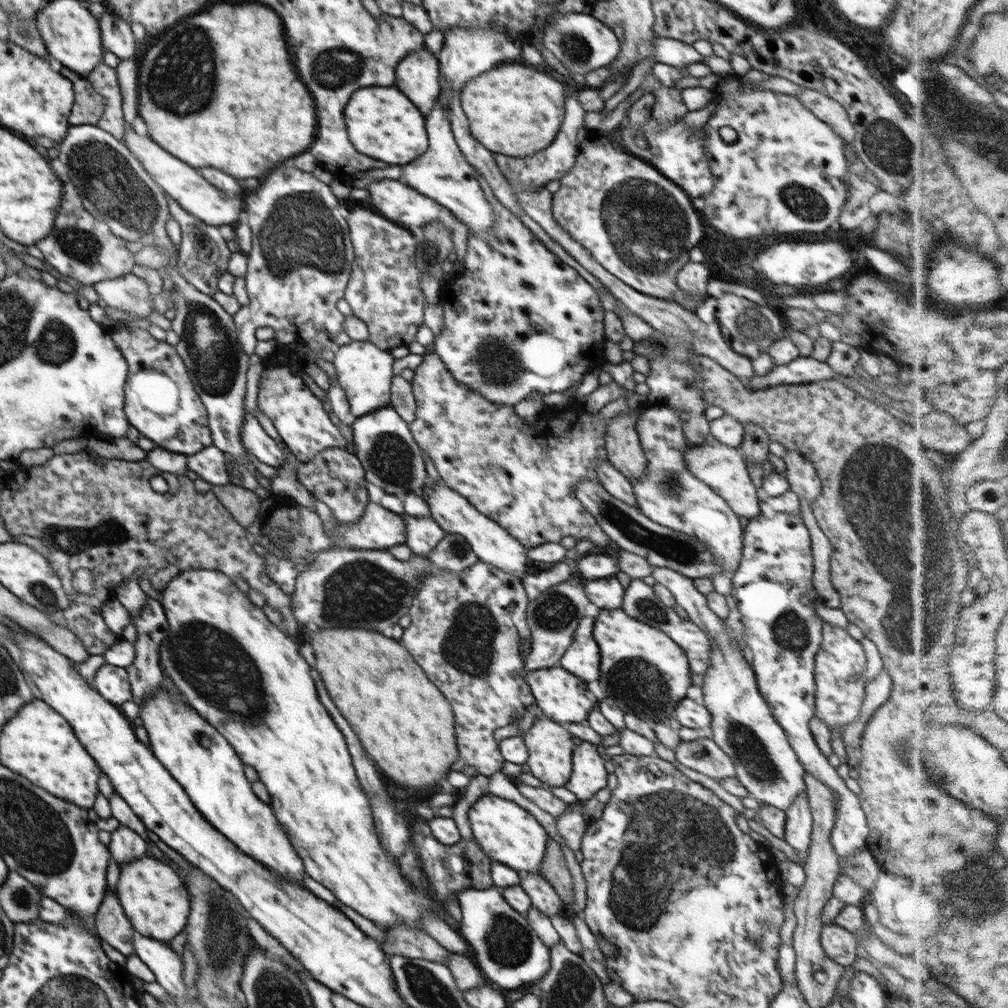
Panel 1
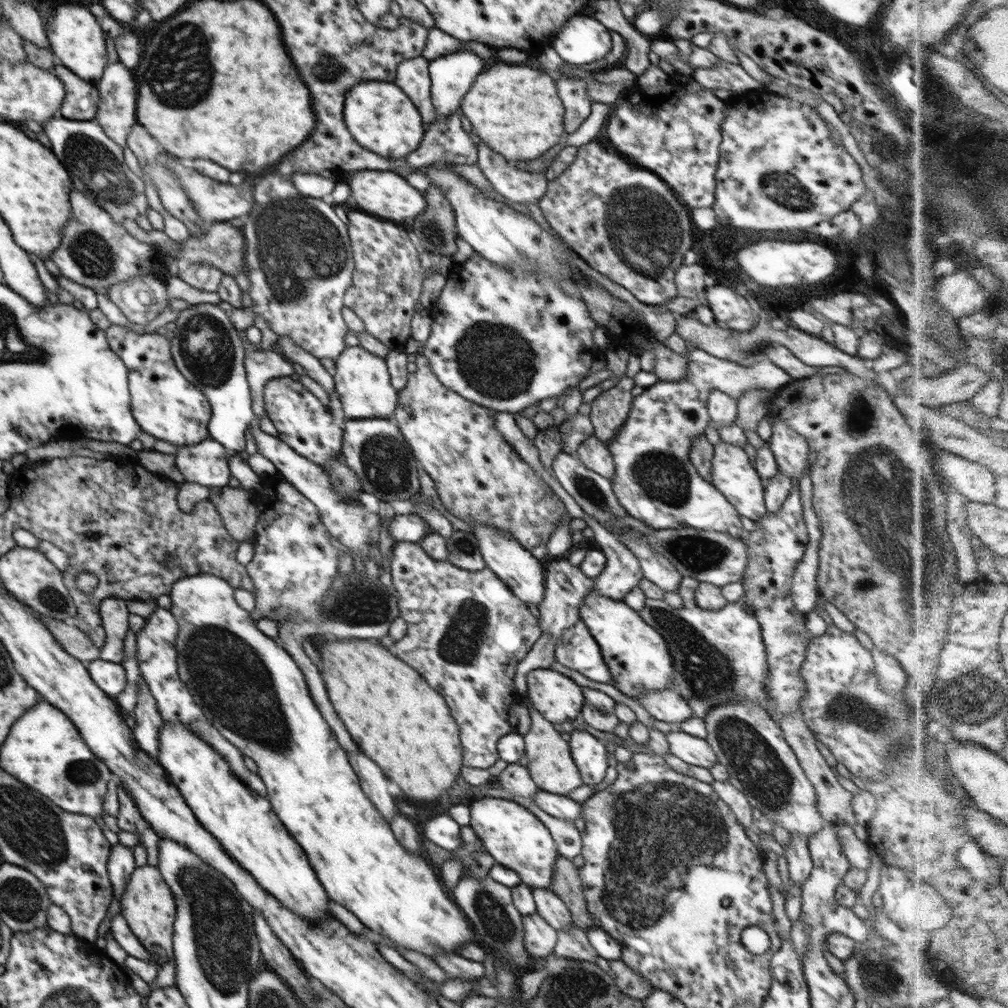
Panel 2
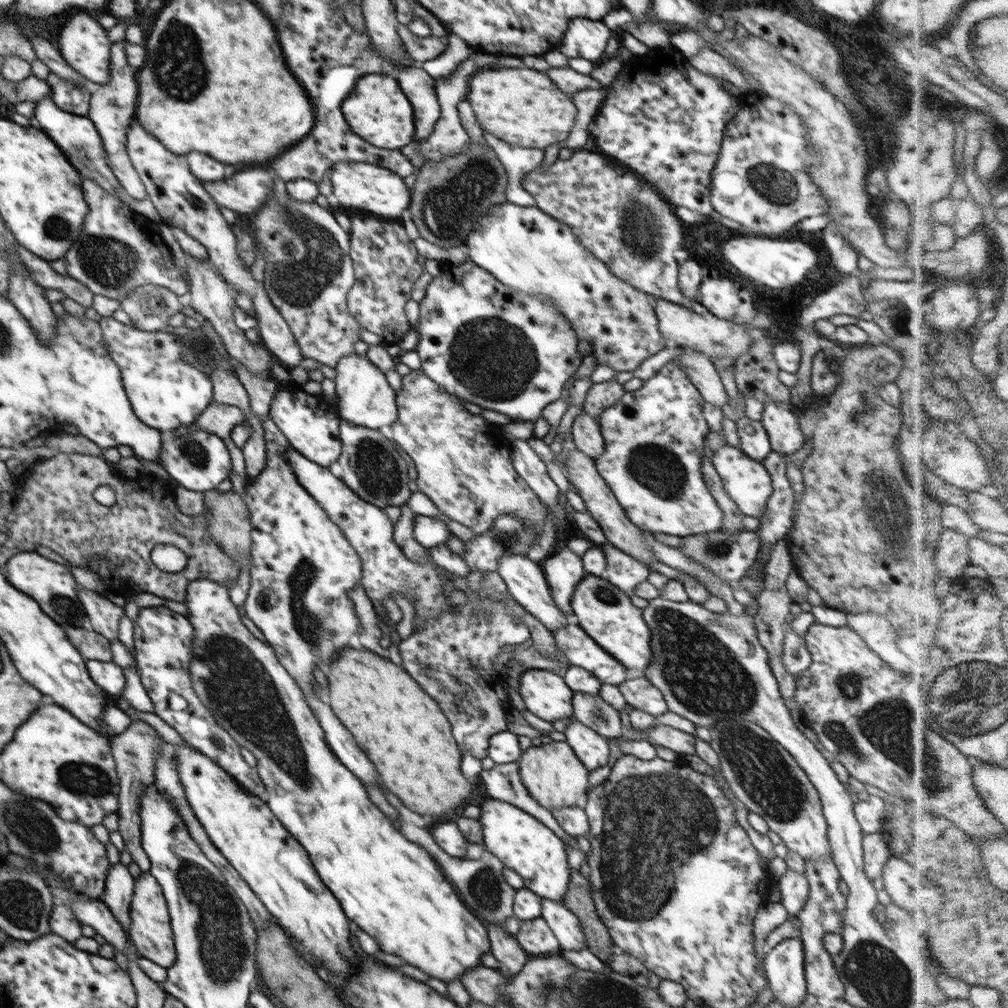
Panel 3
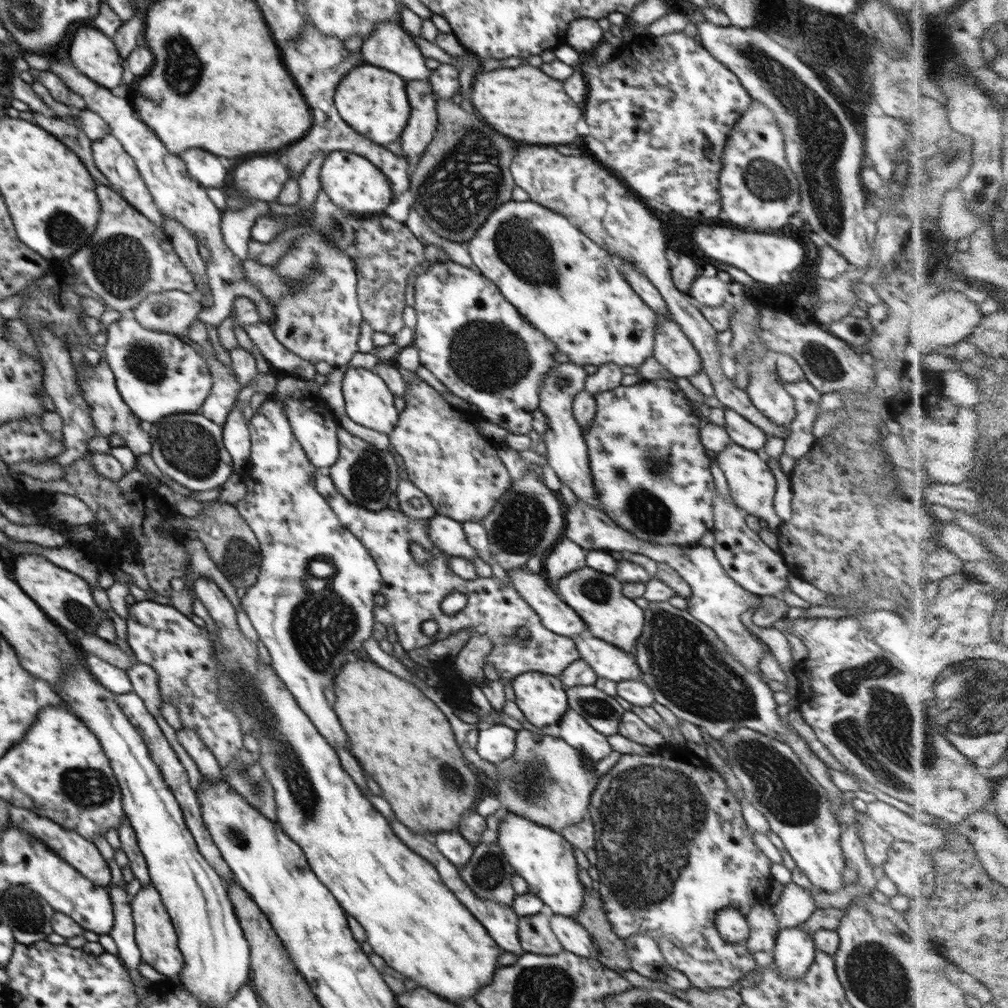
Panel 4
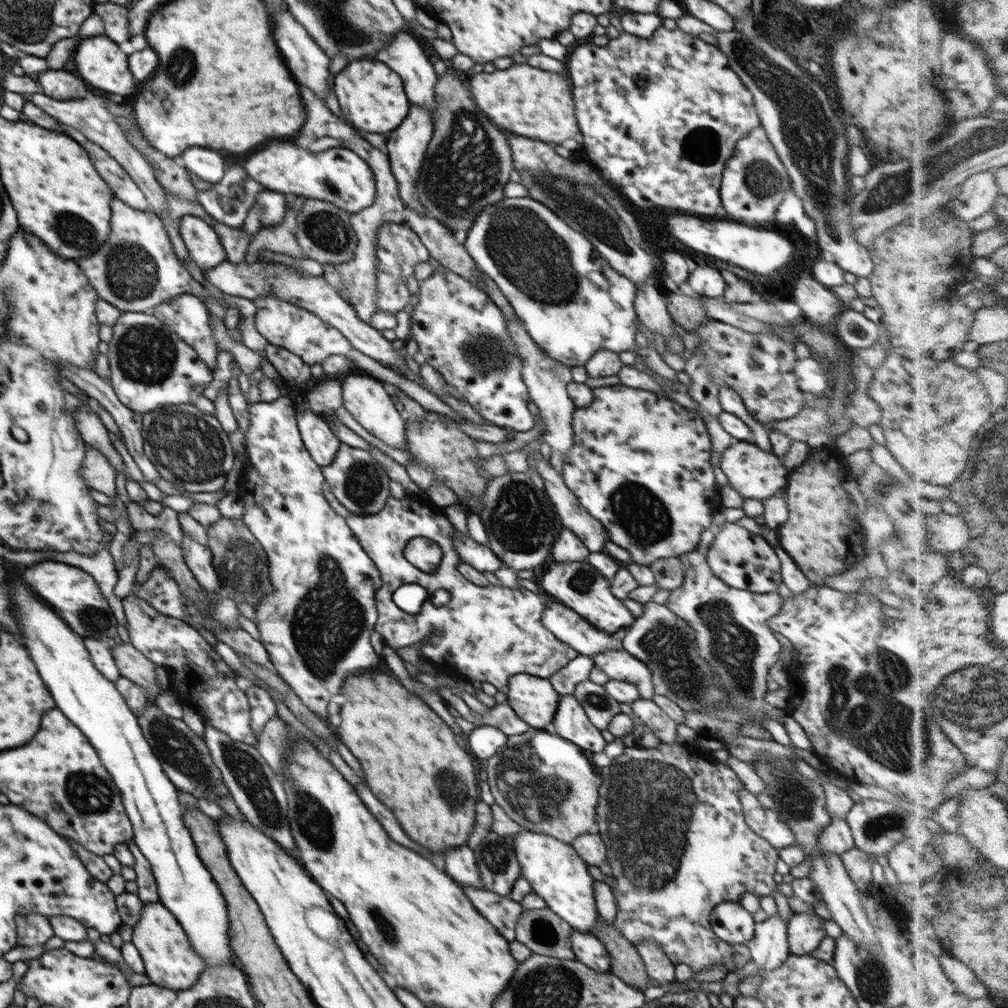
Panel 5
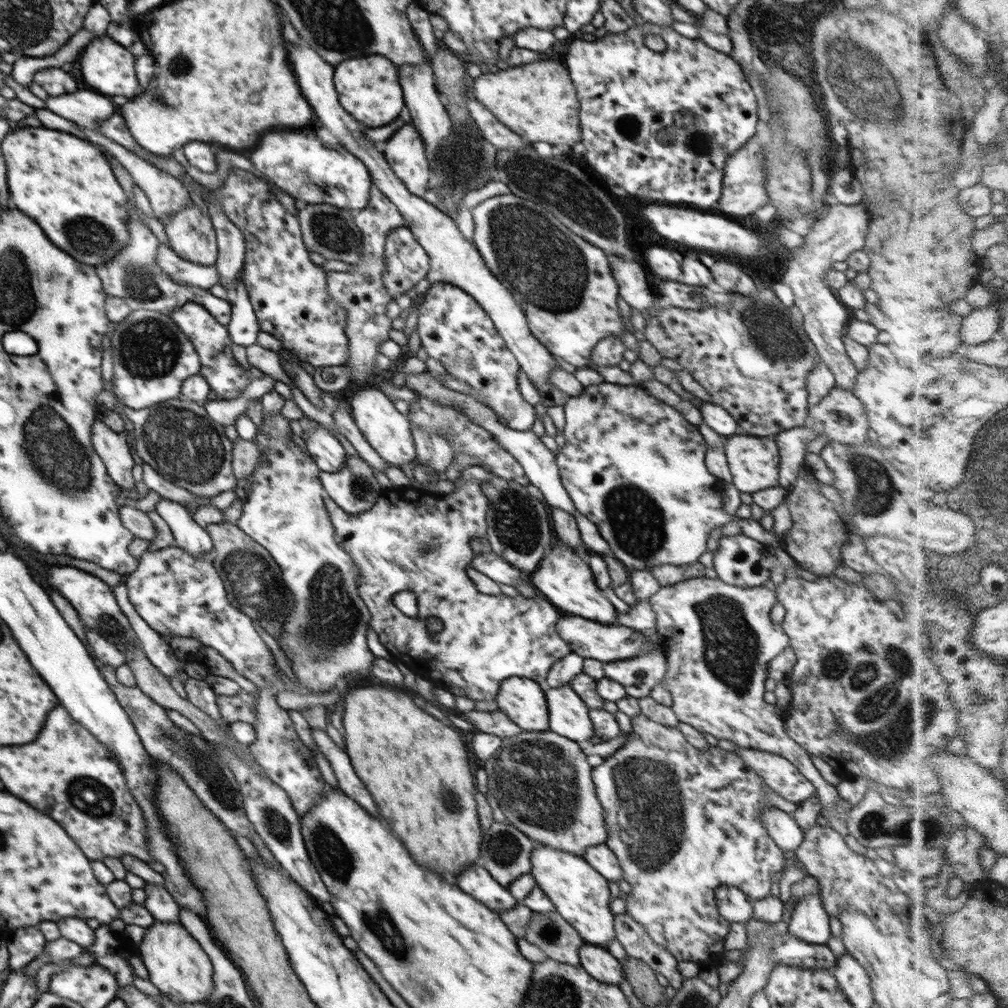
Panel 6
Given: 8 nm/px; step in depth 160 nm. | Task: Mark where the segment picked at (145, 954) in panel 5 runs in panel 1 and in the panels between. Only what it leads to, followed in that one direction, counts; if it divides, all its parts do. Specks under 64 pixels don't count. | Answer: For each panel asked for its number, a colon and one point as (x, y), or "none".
1: (154, 897)
2: (148, 904)
3: (151, 932)
4: (155, 934)

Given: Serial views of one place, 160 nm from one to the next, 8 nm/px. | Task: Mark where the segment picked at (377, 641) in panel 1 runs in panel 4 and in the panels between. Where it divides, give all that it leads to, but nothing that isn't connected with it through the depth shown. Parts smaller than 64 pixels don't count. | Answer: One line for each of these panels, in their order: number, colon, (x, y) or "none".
2: (405, 726)
3: (399, 727)
4: (402, 740)

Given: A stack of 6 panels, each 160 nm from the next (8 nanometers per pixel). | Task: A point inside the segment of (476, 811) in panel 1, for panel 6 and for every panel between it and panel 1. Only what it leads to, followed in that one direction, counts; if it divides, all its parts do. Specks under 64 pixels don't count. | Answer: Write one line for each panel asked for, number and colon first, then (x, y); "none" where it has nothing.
2: (513, 836)
3: (522, 843)
4: (544, 858)
5: (555, 871)
6: (580, 894)

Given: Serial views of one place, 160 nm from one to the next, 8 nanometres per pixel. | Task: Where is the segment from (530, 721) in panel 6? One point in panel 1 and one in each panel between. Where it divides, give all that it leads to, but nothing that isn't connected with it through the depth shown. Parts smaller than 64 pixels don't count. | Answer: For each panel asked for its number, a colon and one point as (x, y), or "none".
1: (562, 697)
2: (557, 698)
3: (546, 694)
4: (542, 698)
5: (534, 700)

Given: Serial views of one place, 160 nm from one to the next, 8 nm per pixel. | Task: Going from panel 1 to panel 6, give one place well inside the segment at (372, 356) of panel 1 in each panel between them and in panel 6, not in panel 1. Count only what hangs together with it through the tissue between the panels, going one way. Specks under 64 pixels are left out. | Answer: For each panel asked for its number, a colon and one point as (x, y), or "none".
2: (362, 380)
3: (366, 399)
4: (368, 400)
5: (365, 397)
6: (388, 431)

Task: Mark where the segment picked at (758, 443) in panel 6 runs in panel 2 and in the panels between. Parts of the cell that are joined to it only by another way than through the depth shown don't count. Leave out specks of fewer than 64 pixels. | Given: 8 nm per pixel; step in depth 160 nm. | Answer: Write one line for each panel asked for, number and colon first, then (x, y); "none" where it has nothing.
2: (732, 474)
3: (747, 482)
4: (752, 485)
5: (755, 473)

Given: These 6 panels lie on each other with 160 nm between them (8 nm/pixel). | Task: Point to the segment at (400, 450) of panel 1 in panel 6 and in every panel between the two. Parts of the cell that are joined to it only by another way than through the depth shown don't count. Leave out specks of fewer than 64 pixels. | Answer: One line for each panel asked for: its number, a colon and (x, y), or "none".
2: (376, 450)
3: (374, 467)
4: (367, 476)
5: (355, 477)
6: (353, 488)

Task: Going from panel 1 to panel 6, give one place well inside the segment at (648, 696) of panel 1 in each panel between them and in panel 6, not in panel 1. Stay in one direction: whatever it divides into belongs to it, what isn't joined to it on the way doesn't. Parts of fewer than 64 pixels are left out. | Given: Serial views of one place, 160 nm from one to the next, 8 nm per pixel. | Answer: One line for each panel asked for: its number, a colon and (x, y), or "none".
2: (637, 655)
3: (607, 614)
4: (597, 598)
5: (578, 585)
6: (563, 577)

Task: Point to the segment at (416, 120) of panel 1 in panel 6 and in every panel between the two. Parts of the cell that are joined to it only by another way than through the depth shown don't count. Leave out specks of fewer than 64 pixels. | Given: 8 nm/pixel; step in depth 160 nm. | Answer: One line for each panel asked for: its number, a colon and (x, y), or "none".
2: (382, 119)
3: (377, 111)
4: (374, 101)
5: (373, 98)
6: (369, 89)

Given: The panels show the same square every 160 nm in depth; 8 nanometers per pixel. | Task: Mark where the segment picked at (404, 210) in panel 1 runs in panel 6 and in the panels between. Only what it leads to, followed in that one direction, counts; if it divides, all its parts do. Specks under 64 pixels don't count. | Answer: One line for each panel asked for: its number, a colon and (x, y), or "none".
2: (384, 194)
3: (368, 187)
4: (352, 182)
5: (337, 175)
6: (298, 163)

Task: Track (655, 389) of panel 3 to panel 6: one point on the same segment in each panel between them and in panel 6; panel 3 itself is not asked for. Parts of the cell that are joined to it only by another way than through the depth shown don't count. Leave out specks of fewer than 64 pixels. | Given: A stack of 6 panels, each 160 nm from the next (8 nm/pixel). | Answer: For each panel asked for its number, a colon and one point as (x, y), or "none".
4: (652, 472)
5: (628, 438)
6: (632, 464)

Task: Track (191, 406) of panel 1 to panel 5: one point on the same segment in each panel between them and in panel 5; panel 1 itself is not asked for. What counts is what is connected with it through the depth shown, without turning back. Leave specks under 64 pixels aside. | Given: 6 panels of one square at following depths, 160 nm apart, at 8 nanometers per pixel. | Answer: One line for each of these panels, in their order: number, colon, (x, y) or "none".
2: (164, 404)
3: (166, 393)
4: (157, 374)
5: (150, 366)

